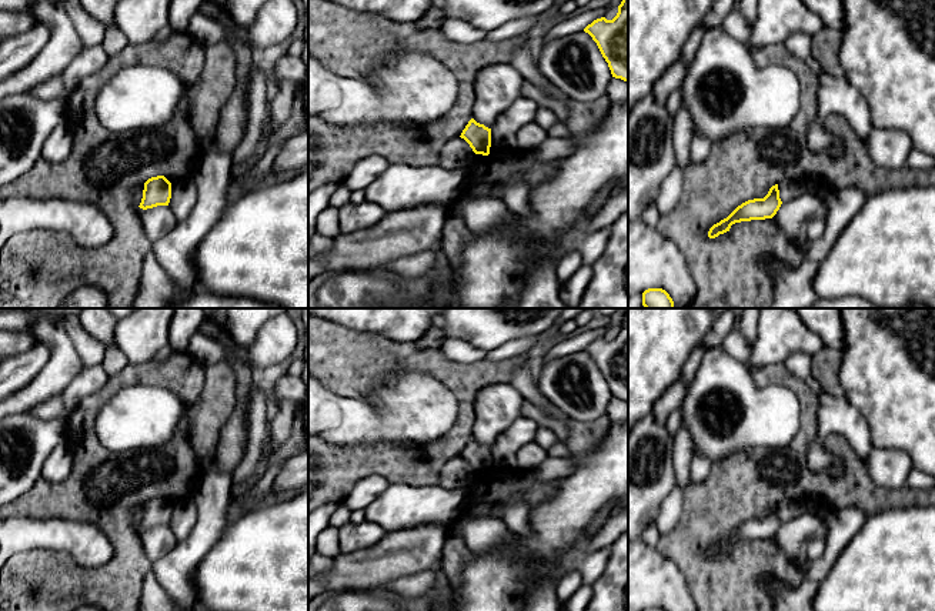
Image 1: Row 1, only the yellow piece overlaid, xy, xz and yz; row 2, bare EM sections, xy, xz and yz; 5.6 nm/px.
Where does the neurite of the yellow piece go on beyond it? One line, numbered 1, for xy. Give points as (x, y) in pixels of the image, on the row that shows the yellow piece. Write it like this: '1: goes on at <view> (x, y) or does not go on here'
1: does not go on here

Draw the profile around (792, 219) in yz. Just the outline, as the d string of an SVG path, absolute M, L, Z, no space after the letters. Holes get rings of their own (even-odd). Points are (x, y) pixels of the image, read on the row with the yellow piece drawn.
M804 191L795 198L781 204L777 214L771 218L779 231L797 247L808 241L808 227L814 220L825 220L828 206L809 191Z

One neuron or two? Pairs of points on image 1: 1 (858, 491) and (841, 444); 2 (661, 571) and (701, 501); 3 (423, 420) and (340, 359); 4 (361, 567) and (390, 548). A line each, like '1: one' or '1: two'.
1: one
2: two
3: two
4: one

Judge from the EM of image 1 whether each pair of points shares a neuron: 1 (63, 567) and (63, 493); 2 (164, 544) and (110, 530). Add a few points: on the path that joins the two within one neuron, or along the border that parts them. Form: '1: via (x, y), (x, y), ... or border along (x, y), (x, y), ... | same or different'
1: via (97, 574), (120, 558), (120, 534), (97, 511) | same
2: border along (136, 527), (143, 551), (152, 561) | different

